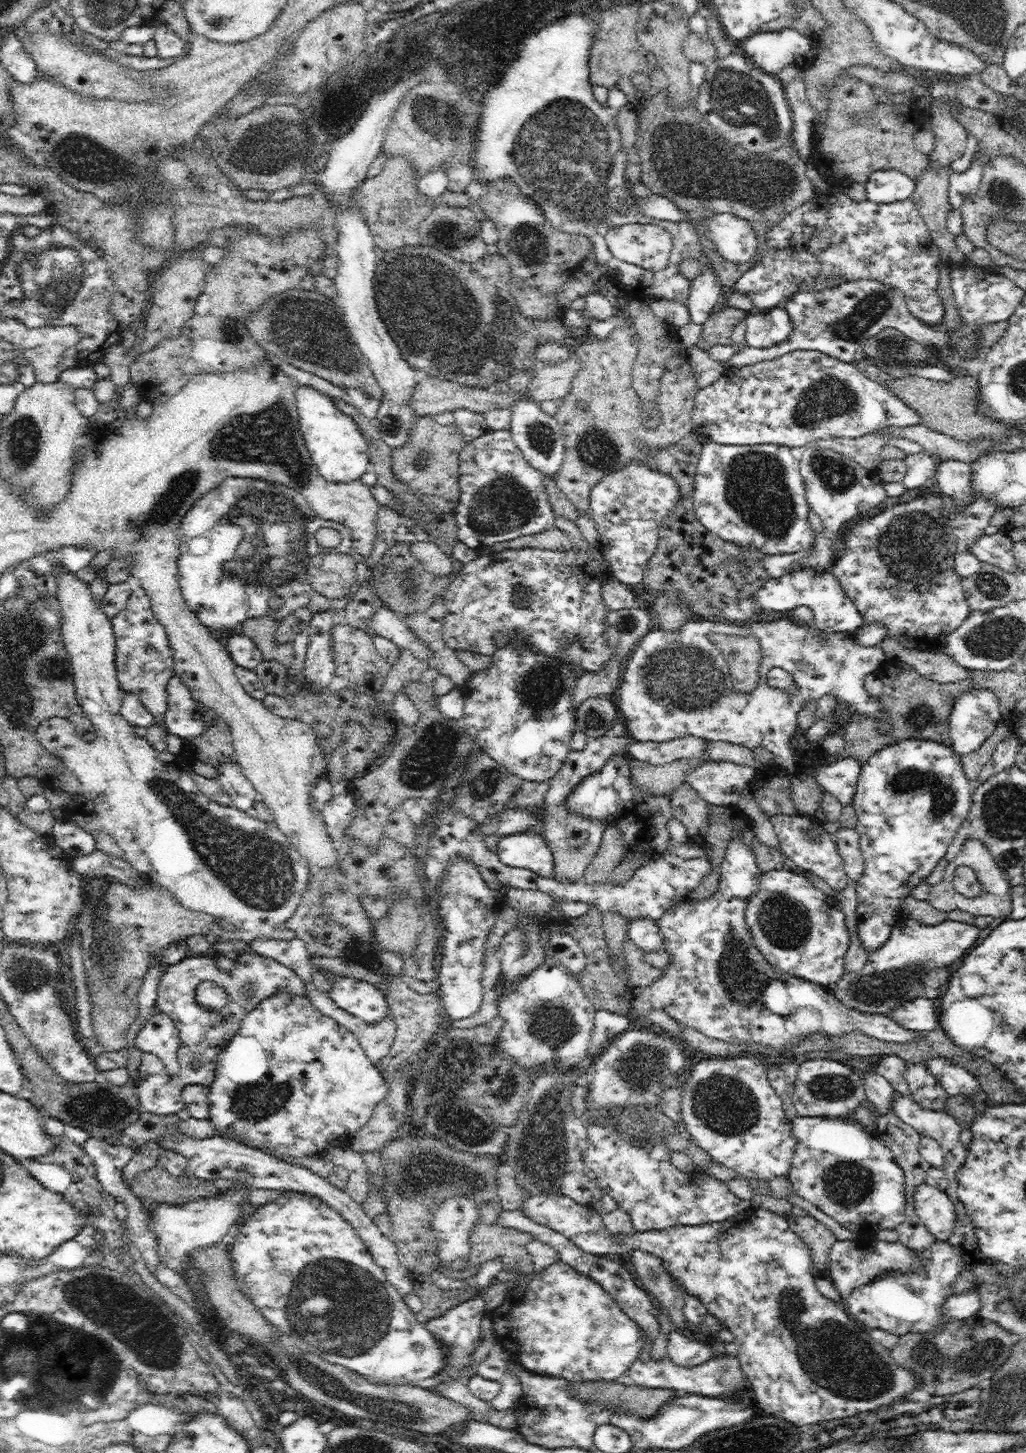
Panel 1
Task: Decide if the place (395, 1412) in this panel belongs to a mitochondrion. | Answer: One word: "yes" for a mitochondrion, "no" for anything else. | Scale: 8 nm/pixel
yes

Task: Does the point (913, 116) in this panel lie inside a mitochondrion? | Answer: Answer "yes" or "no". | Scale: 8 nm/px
no

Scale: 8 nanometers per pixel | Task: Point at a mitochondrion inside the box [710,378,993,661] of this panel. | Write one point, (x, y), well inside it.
(756, 484)

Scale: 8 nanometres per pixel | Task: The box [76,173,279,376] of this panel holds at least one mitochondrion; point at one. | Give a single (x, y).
(228, 326)

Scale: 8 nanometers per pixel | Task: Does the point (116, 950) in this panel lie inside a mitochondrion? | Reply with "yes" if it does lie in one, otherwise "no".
yes

